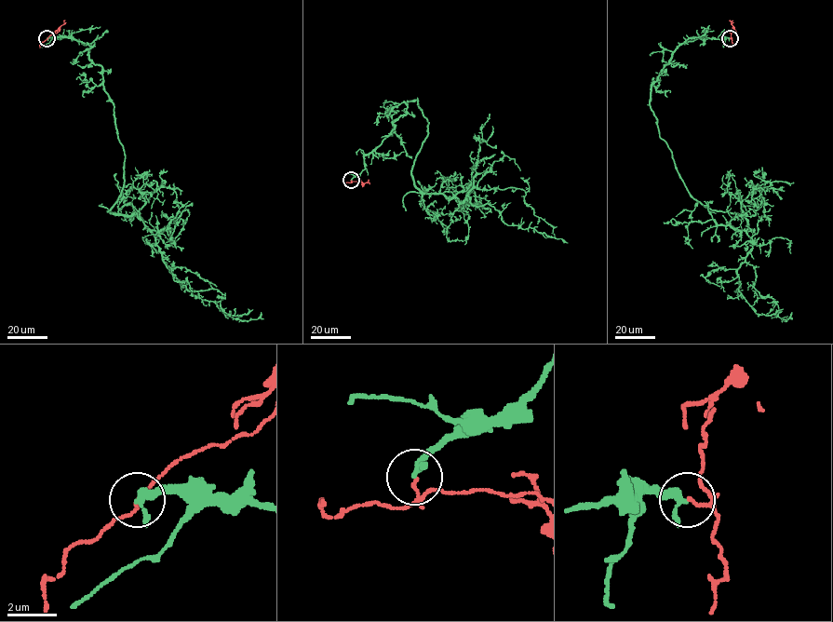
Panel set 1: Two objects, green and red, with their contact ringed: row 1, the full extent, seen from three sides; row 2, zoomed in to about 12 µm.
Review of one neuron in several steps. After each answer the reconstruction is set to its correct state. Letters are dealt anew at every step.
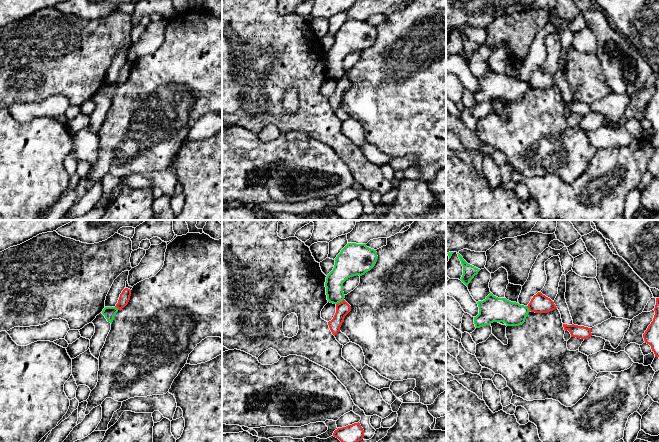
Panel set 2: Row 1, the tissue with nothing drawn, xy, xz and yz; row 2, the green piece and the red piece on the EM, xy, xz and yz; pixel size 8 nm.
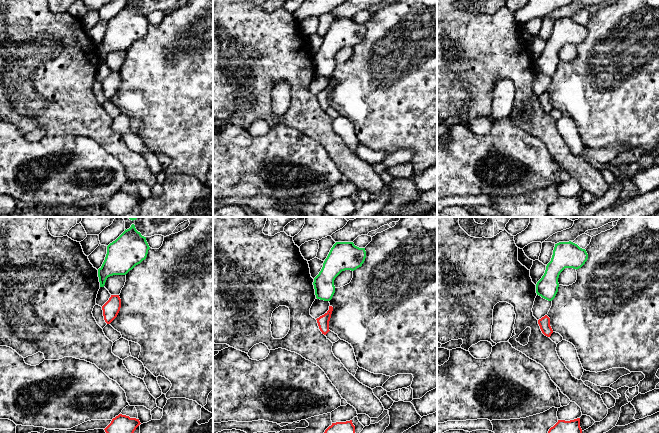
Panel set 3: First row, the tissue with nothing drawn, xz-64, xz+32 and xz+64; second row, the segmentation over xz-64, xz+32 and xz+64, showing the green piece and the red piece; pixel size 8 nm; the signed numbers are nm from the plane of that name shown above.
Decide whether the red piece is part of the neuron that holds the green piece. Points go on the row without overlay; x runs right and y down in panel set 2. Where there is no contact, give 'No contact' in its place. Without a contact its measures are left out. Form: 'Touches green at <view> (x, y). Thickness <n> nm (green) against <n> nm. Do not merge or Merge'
Touches green at xz (339, 78). Thickness 150 nm (green) against 110 nm. Do not merge

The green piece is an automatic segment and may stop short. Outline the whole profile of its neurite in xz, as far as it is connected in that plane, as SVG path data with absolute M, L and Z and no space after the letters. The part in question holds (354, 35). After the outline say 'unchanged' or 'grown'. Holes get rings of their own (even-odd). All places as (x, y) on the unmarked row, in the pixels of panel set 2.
M348 19L335 34L333 46L327 51L327 76L338 80L345 74L343 59L350 53L370 47L378 35L377 28L366 20Z | unchanged

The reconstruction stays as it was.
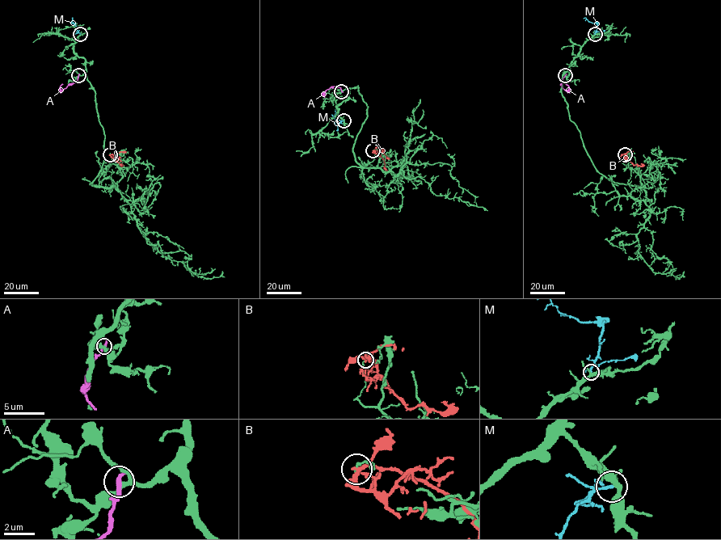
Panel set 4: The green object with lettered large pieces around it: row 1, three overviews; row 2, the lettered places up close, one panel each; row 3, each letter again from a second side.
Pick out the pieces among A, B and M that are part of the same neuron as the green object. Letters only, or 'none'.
none

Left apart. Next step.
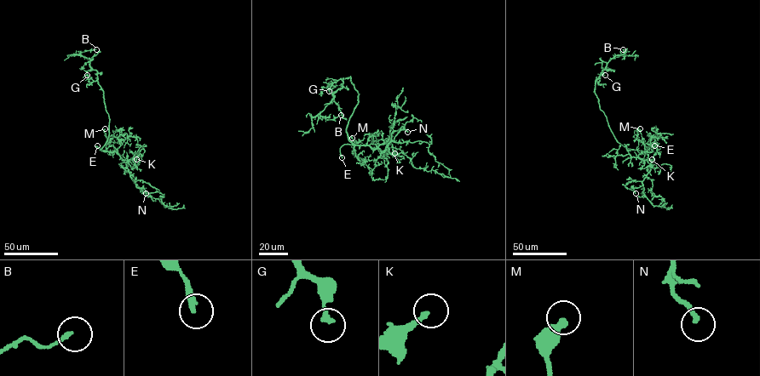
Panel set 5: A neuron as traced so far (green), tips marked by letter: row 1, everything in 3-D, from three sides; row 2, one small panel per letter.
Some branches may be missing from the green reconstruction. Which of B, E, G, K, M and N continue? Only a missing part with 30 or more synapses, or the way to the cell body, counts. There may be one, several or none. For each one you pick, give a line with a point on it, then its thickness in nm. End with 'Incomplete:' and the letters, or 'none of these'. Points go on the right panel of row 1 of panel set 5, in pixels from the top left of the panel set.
E: (654, 145) | 240 nm
Incomplete: E

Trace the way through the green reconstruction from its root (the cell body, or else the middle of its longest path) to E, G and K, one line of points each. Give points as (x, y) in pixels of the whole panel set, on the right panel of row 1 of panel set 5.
E: (622, 145), (645, 150), (645, 147), (654, 145)
G: (622, 145), (612, 132), (595, 93), (595, 82), (598, 82), (600, 76), (605, 75)
K: (622, 145), (645, 150), (649, 163), (652, 159)

